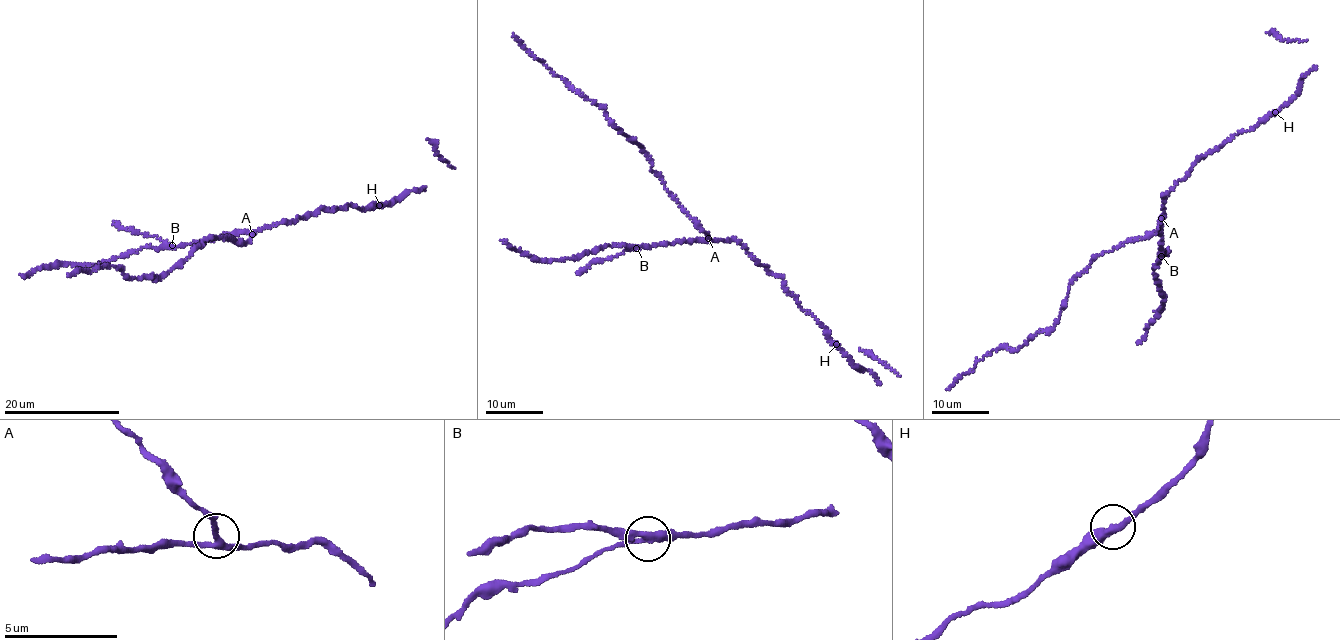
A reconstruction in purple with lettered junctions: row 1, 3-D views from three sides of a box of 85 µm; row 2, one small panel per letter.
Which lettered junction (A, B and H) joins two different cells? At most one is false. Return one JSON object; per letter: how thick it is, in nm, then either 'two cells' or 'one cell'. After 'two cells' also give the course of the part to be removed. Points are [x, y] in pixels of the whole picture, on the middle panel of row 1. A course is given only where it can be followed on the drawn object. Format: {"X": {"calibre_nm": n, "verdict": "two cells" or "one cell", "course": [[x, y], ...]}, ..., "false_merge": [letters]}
{"A": {"calibre_nm": 240, "verdict": "one cell"}, "B": {"calibre_nm": 320, "verdict": "two cells", "course": [[636, 247], [616, 256], [596, 259], [576, 271]]}, "H": {"calibre_nm": 320, "verdict": "one cell"}, "false_merge": ["B"]}

